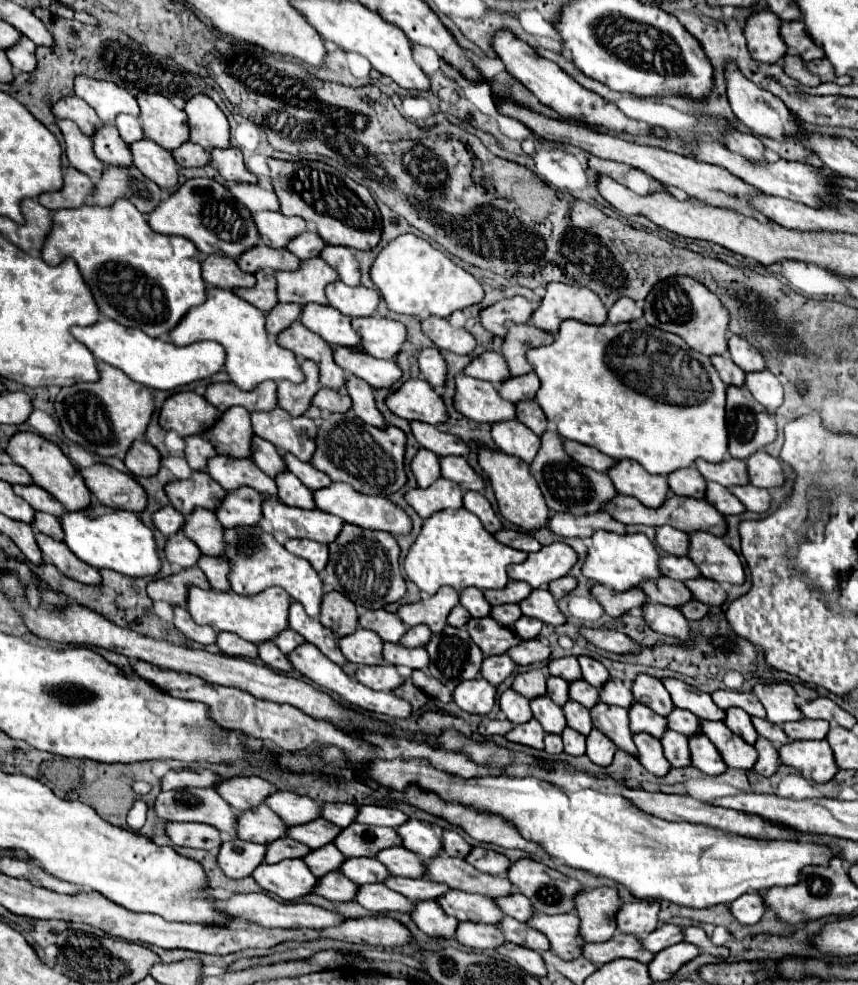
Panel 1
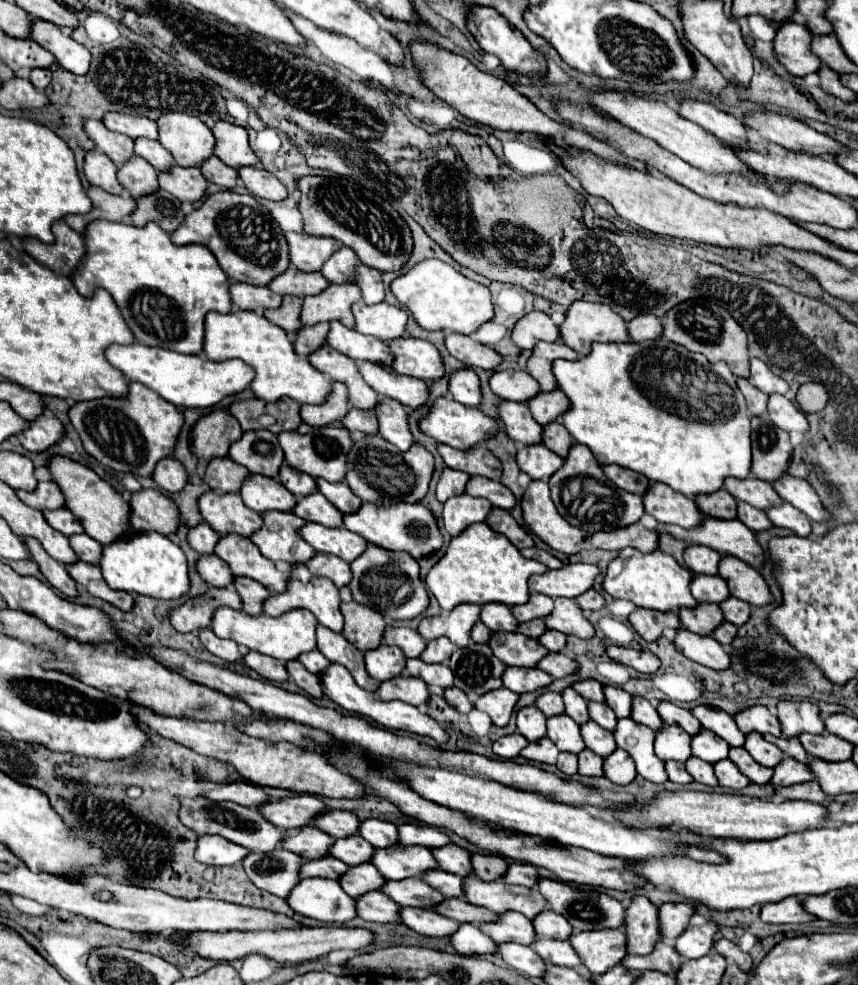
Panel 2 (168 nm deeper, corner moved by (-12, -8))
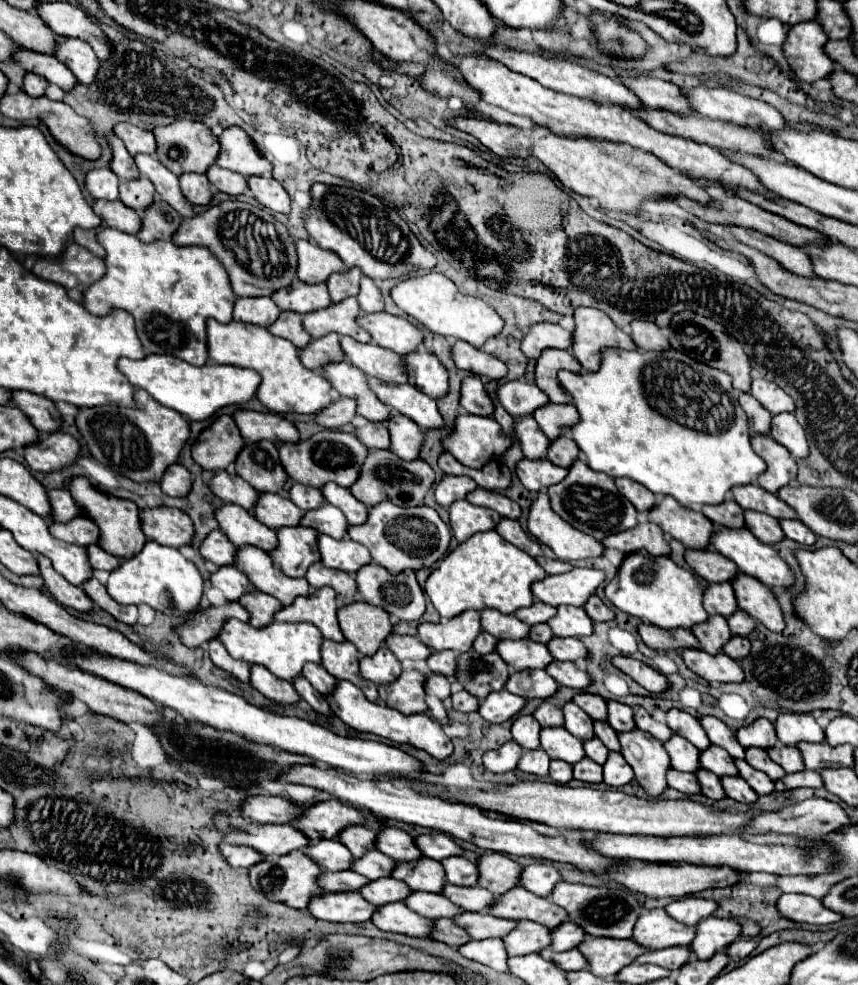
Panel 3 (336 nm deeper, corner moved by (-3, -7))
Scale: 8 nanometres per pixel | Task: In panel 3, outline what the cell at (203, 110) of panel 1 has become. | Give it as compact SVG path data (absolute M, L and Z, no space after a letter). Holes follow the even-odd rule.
M231 126L223 130L219 136L221 154L217 158L217 166L239 172L243 176L271 176L273 164L259 154L253 140L245 134L243 128Z

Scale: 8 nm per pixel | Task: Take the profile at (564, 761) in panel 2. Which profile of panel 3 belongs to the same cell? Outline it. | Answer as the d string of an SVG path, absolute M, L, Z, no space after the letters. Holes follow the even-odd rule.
M551 760L549 776L553 778L553 782L567 784L573 778L573 766L567 764L567 762L561 762L561 760Z

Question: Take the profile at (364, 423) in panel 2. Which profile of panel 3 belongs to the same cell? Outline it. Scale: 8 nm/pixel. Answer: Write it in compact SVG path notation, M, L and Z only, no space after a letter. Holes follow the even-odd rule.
M367 422L365 426L357 428L357 438L369 448L381 448L381 450L389 450L391 444L391 436L389 436L389 428L383 422Z

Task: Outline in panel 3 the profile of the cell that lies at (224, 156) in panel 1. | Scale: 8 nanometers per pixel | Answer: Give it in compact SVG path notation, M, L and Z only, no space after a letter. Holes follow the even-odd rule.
M251 176L247 182L249 190L265 208L279 214L289 214L289 194L275 178L269 180L269 176Z

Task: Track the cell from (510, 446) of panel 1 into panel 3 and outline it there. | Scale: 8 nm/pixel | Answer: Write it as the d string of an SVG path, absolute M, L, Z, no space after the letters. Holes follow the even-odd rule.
M523 458L517 464L517 478L521 480L521 484L537 494L541 490L547 490L553 484L559 484L565 478L565 468L551 464L549 460L527 460Z

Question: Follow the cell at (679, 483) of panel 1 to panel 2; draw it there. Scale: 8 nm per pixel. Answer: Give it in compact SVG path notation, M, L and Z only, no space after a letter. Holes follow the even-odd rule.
M718 489L718 493L696 497L696 505L702 513L708 513L718 519L734 519L736 517L736 499L726 491Z

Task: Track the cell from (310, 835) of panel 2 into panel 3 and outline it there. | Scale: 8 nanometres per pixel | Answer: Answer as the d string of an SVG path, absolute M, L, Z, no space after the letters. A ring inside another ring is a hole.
M311 840L305 848L305 854L315 860L323 870L341 872L349 870L349 864L353 864L353 854L349 848L345 848L339 840Z

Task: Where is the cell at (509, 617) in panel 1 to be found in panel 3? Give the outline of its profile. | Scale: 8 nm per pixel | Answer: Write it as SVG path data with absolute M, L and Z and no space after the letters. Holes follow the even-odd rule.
M537 624L537 626L531 626L531 636L529 638L547 644L553 638L553 630L547 624Z

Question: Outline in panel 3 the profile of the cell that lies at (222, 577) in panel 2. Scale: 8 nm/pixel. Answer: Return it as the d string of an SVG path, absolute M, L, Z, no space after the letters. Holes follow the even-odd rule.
M235 566L219 568L219 572L211 574L211 584L219 588L229 602L239 602L239 598L253 588L253 584L249 584L249 578Z

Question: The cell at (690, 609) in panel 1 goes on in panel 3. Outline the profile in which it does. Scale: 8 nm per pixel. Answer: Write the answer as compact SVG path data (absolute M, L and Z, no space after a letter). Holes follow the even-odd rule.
M733 636L727 644L725 644L725 654L731 656L733 660L741 660L745 656L749 656L749 648L751 648L751 642L747 638L741 638L741 636Z

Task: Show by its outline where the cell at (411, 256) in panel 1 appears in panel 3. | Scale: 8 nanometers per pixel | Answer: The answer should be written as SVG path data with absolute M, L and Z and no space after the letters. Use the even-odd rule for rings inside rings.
M429 272L425 276L403 280L401 284L397 284L391 290L391 296L393 296L393 302L401 310L405 310L409 316L417 318L433 334L465 340L477 348L481 348L489 338L495 338L497 334L501 334L501 330L505 326L503 318L489 304L485 304L479 298L461 294L447 276L437 274L437 272Z

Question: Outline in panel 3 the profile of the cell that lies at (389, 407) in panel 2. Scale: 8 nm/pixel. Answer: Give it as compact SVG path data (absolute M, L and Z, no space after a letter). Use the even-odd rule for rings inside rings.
M401 414L391 416L387 426L391 432L391 452L395 452L399 458L407 462L419 458L419 452L425 442L423 430L413 420Z

